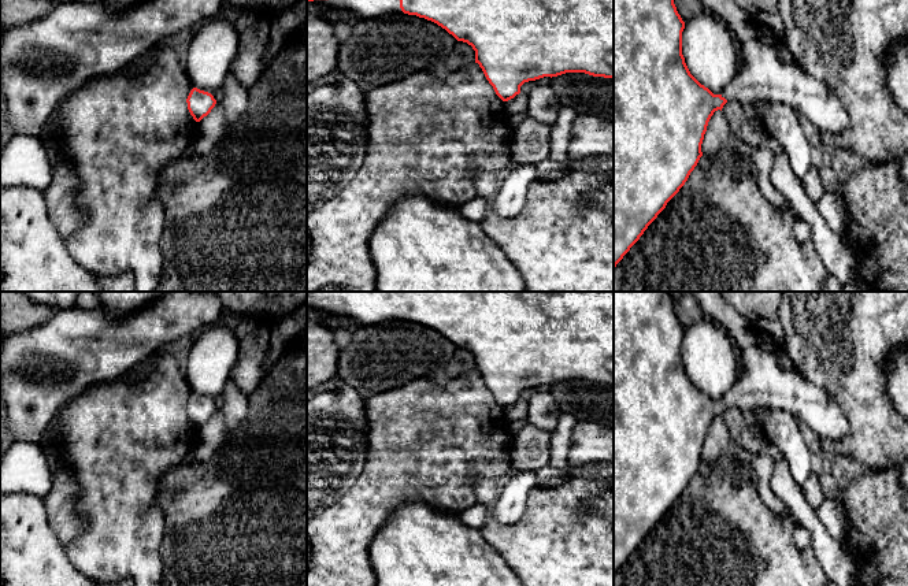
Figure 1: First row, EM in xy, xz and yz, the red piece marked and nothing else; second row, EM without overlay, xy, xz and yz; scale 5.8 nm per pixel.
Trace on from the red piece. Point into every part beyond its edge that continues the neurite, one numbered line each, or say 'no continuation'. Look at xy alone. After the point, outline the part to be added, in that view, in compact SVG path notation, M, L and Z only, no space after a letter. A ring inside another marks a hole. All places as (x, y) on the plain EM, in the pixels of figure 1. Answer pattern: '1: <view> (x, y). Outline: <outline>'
no continuation

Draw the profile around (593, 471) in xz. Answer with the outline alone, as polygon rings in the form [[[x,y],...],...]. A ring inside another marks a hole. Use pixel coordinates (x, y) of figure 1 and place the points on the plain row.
[[[589,463],[568,470],[570,476],[586,481],[614,481],[614,463]]]

